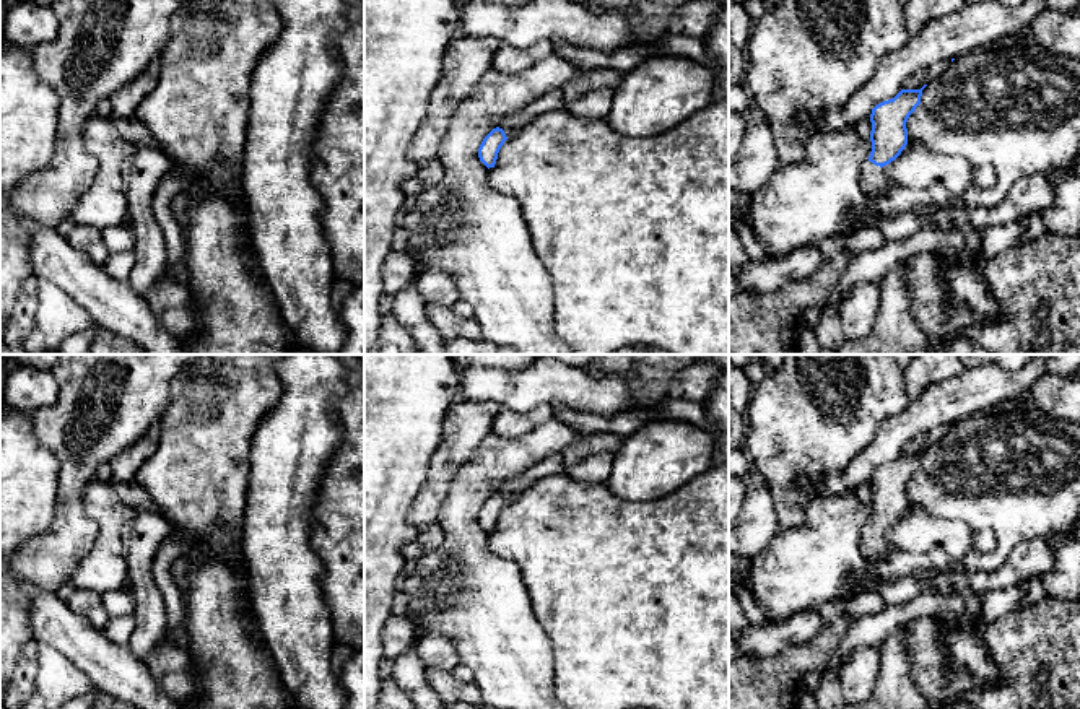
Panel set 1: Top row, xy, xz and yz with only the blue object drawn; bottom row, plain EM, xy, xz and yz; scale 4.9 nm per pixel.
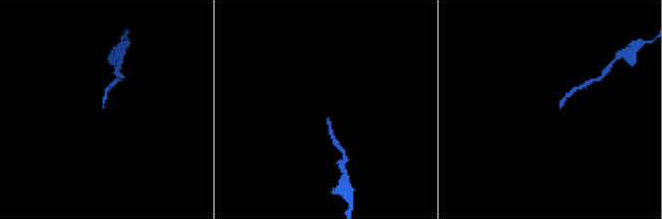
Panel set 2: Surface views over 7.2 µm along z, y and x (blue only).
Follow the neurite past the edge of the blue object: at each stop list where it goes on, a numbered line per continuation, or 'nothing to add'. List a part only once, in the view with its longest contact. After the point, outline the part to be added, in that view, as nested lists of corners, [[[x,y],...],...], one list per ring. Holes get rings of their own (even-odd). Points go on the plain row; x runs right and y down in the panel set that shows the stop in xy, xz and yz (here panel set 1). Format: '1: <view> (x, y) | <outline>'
1: yz (874, 542) | [[[867,525],[864,528],[862,537],[862,546],[865,550],[865,555],[877,561],[880,559],[882,553],[885,551],[885,537],[880,530],[875,530],[873,527]]]

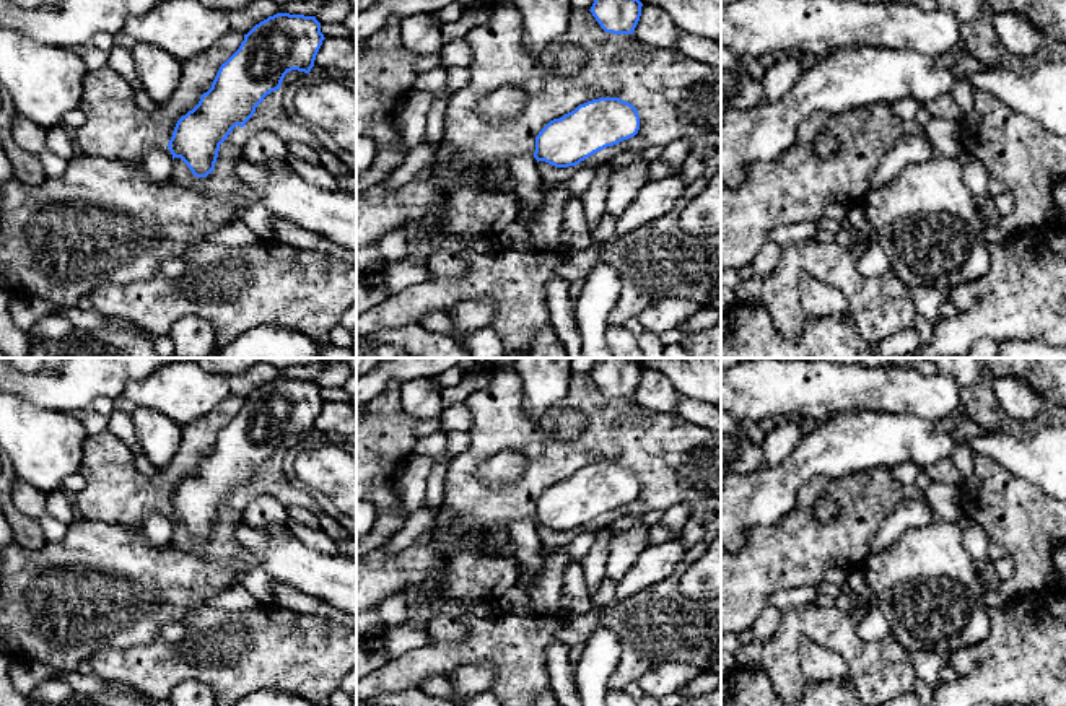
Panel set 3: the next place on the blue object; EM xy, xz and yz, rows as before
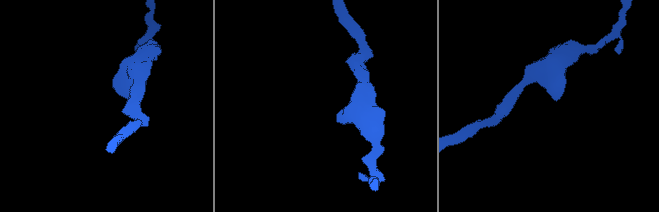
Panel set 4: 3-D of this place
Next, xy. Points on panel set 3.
nothing to add

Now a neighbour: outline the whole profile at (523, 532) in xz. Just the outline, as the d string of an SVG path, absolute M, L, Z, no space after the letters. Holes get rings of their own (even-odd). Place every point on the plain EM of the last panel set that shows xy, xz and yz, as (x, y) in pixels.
M521 519L513 522L506 535L516 543L516 558L531 573L540 573L544 569L542 538L537 532L534 519Z

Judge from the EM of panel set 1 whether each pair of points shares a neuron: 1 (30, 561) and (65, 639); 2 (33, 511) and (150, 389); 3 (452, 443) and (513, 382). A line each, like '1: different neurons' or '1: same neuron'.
1: different neurons
2: different neurons
3: different neurons

